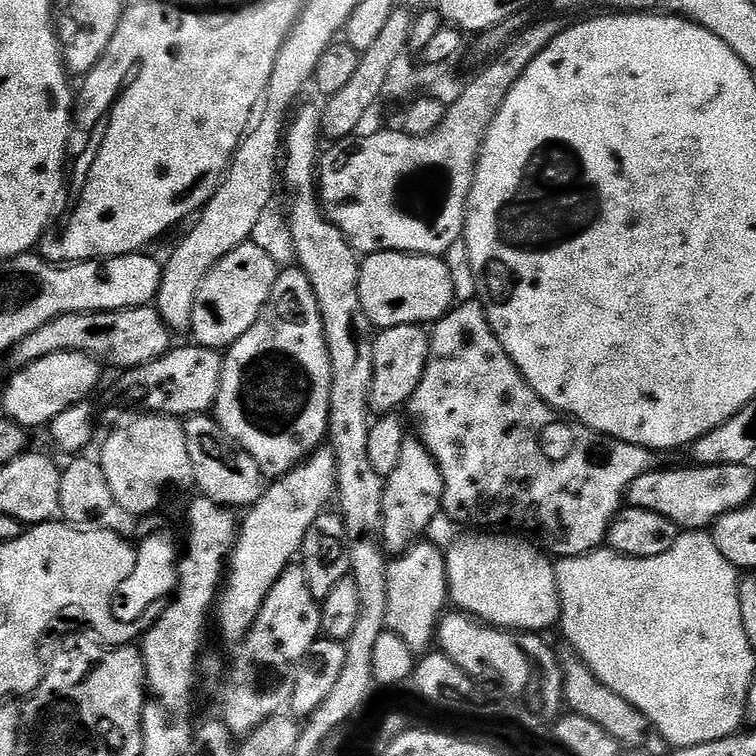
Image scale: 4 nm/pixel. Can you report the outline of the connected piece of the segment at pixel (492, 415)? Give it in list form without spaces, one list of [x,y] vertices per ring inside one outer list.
[[[479,302],[457,303],[452,311],[447,312],[444,317],[431,325],[428,361],[424,367],[422,382],[418,382],[418,390],[414,390],[414,394],[408,399],[406,412],[412,415],[412,420],[416,423],[415,435],[419,436],[420,441],[424,443],[426,450],[442,474],[444,483],[443,515],[451,518],[458,526],[467,526],[472,530],[507,530],[509,533],[519,534],[535,542],[545,553],[556,558],[581,556],[601,547],[608,539],[608,527],[612,525],[613,518],[619,514],[625,503],[630,482],[634,482],[634,478],[651,472],[657,467],[657,453],[653,449],[644,448],[640,444],[631,444],[625,440],[615,440],[613,436],[603,436],[600,432],[594,432],[586,427],[579,429],[580,433],[577,434],[576,441],[573,442],[572,449],[568,452],[568,457],[565,460],[552,461],[540,449],[540,435],[551,426],[554,409],[525,382],[518,366],[514,366],[510,354],[506,354],[502,342],[498,342],[494,330],[488,325],[488,318],[484,315],[484,306]]]

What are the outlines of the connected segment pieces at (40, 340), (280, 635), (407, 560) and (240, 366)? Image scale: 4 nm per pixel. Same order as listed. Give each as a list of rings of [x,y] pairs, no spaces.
[[[152,306],[127,308],[117,312],[79,312],[62,314],[46,322],[46,326],[38,326],[38,330],[26,334],[10,349],[10,357],[12,356],[13,365],[23,366],[38,358],[46,358],[46,354],[81,352],[101,365],[109,364],[112,368],[127,370],[164,356],[173,347],[172,340],[173,333],[169,332]]]
[[[290,566],[270,586],[266,602],[252,623],[252,629],[239,641],[228,681],[224,684],[224,705],[219,715],[233,737],[249,736],[262,722],[277,715],[287,705],[294,690],[294,674],[298,662],[306,658],[306,650],[321,639],[320,601],[310,594],[306,574],[299,566]]]
[[[417,542],[395,557],[388,565],[386,574],[386,622],[387,631],[398,634],[413,654],[424,654],[433,647],[436,625],[445,615],[450,597],[445,553],[427,542]]]
[[[291,267],[286,269],[285,272],[283,269],[277,275],[274,282],[274,290],[270,290],[270,298],[266,302],[264,309],[258,314],[254,326],[250,326],[250,330],[246,330],[246,334],[242,334],[242,338],[234,341],[223,353],[222,382],[220,383],[214,409],[214,418],[220,423],[221,430],[235,444],[242,446],[242,450],[246,450],[246,454],[250,454],[250,458],[254,458],[254,462],[258,462],[258,466],[264,471],[265,477],[268,478],[285,476],[291,468],[296,467],[298,464],[303,464],[307,457],[311,456],[317,448],[325,443],[328,435],[328,411],[330,410],[332,371],[330,370],[330,354],[328,353],[326,338],[324,337],[324,327],[322,326],[322,314],[318,310],[318,298],[314,298],[314,290],[310,286],[306,274],[300,271],[299,267]]]

